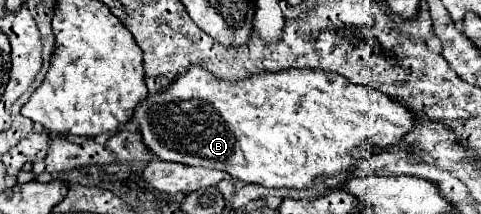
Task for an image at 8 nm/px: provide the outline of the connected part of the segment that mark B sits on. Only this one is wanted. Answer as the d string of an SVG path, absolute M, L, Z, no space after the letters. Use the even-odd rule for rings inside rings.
M192 65L182 77L174 79L168 89L152 93L146 99L142 99L138 103L138 107L134 109L132 119L138 123L138 131L142 133L144 145L156 157L160 157L162 161L184 163L184 165L192 165L192 167L202 165L202 167L208 167L208 169L220 169L220 171L230 173L234 179L240 179L242 183L258 183L258 185L264 185L264 187L294 187L294 189L310 187L320 175L334 175L334 173L340 173L340 171L354 169L354 163L358 163L360 157L348 155L348 151L352 147L358 147L362 143L376 143L380 149L388 149L390 143L402 141L402 137L414 127L414 117L412 117L410 109L404 107L400 101L394 101L392 97L388 97L388 95L384 95L384 93L380 93L372 87L354 85L354 83L346 81L342 75L326 73L322 69L308 69L308 67L306 69L284 69L284 71L278 71L278 73L260 71L256 75L250 75L246 79L242 79L242 81L230 83L230 81L222 81L222 79L214 77L210 71L202 69L200 65Z

